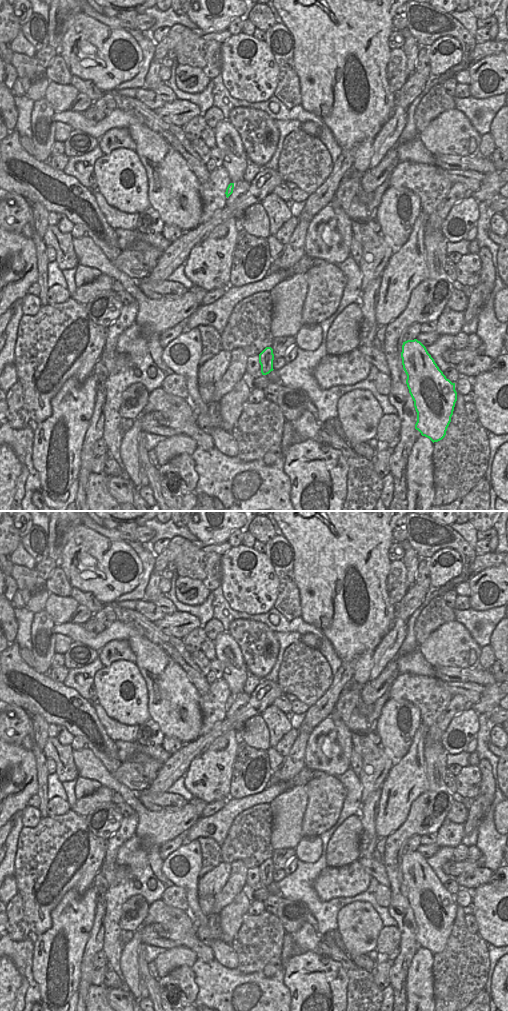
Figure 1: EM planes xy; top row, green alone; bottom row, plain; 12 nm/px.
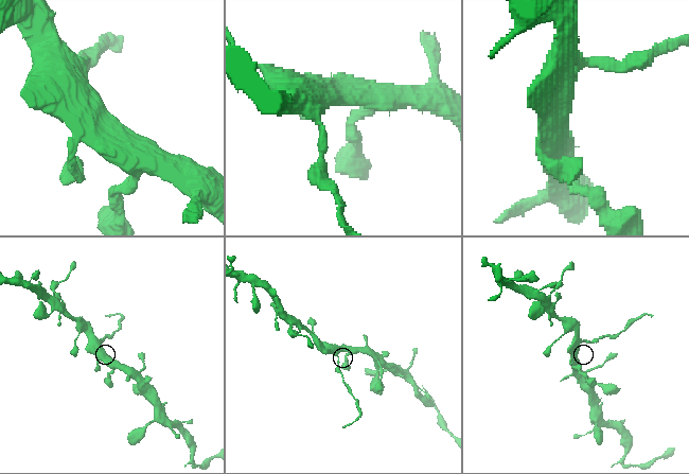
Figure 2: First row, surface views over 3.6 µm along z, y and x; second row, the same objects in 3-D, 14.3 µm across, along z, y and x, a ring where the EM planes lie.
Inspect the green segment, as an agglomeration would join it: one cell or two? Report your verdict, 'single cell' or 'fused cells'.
fused cells

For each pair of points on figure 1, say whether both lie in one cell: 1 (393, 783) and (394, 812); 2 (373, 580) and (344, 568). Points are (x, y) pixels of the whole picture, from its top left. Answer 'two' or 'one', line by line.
1: one
2: one

